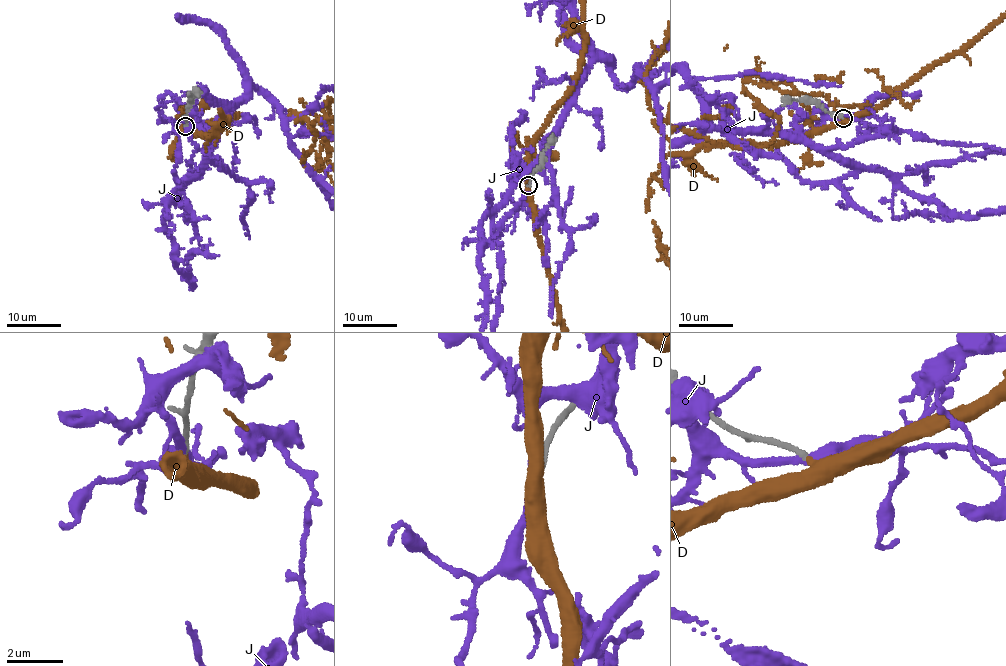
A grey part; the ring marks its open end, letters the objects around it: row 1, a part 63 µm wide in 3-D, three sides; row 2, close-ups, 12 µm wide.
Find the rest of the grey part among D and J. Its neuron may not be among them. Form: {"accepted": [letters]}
{"accepted": ["D"]}

